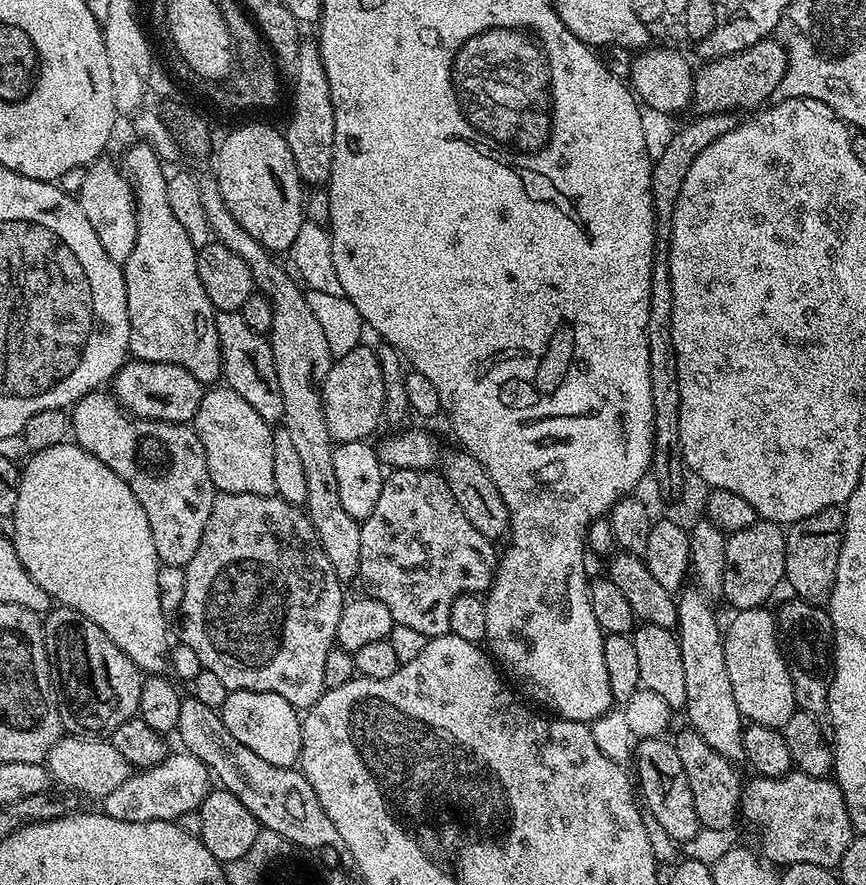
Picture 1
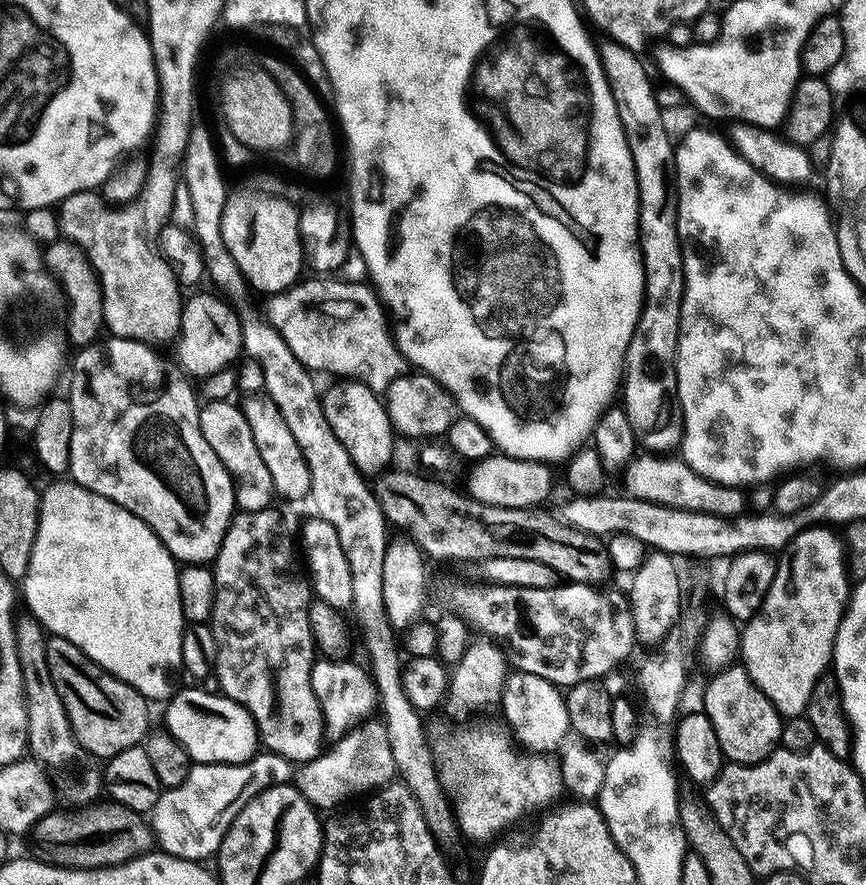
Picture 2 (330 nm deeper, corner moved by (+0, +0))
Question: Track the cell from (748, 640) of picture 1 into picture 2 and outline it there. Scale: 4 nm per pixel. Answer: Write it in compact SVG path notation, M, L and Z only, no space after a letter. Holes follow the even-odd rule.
M813 526L788 543L776 561L770 594L740 633L742 667L784 718L807 713L814 686L832 664L836 635L848 609L850 567L845 541L836 532L828 526Z

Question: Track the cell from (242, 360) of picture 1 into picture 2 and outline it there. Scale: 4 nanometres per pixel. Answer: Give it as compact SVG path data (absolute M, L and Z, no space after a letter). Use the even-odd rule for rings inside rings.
M248 394L243 399L244 417L246 422L250 422L250 434L254 434L258 454L262 454L266 467L270 469L270 479L274 482L277 497L281 501L300 500L303 496L305 499L312 490L310 466L302 454L302 446L298 446L298 438L290 434L290 426L286 426L282 410L278 410L266 394Z

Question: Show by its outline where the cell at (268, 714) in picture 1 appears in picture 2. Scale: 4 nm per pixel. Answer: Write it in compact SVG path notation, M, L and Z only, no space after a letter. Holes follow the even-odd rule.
M199 686L181 687L167 701L163 727L198 764L241 764L258 752L258 733L252 715L223 694L206 694Z

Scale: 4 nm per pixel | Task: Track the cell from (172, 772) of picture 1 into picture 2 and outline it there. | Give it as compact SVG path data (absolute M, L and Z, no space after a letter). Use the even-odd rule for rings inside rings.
M267 750L241 764L193 763L186 782L163 789L152 808L150 823L155 841L170 856L203 862L208 856L215 856L222 846L222 838L226 838L226 830L242 814L246 802L275 784L289 783L293 776L292 761Z

